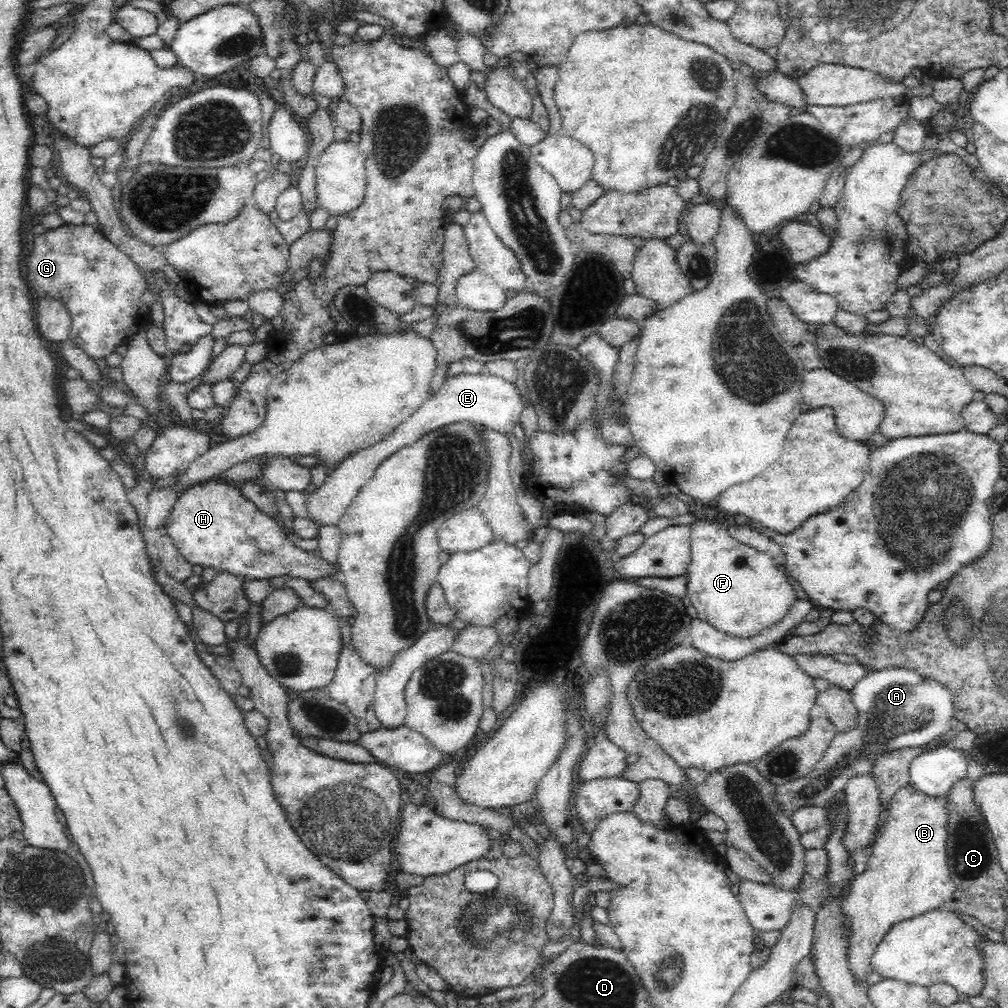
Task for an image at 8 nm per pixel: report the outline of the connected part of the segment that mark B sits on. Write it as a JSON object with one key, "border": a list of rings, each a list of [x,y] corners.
{"border":[[[911,783],[900,788],[891,798],[876,838],[870,845],[872,853],[867,866],[853,878],[840,911],[847,929],[847,962],[859,984],[864,984],[864,978],[873,971],[870,958],[894,924],[952,903],[956,887],[948,864],[948,813],[945,795],[928,796]]]}

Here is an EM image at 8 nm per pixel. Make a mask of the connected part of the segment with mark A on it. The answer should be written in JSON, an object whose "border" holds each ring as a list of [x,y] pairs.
{"border":[[[898,667],[868,671],[866,676],[861,678],[851,689],[851,700],[859,710],[858,727],[845,733],[837,732],[827,746],[823,757],[809,775],[777,786],[776,798],[780,800],[784,818],[787,819],[785,815],[791,816],[795,810],[805,806],[814,805],[824,808],[834,794],[845,790],[845,784],[854,776],[871,774],[872,760],[876,756],[881,756],[882,752],[892,752],[892,750],[900,750],[900,748],[914,748],[928,744],[950,727],[950,720],[953,717],[953,697],[950,690],[947,690],[937,680]]]}

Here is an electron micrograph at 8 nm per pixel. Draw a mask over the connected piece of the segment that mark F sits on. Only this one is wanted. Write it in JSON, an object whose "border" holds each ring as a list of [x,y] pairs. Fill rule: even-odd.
{"border":[[[697,518],[691,525],[691,562],[687,569],[686,597],[698,612],[701,622],[736,639],[752,639],[788,616],[789,608],[798,600],[793,581],[770,556],[751,546],[735,541],[718,521]]]}

